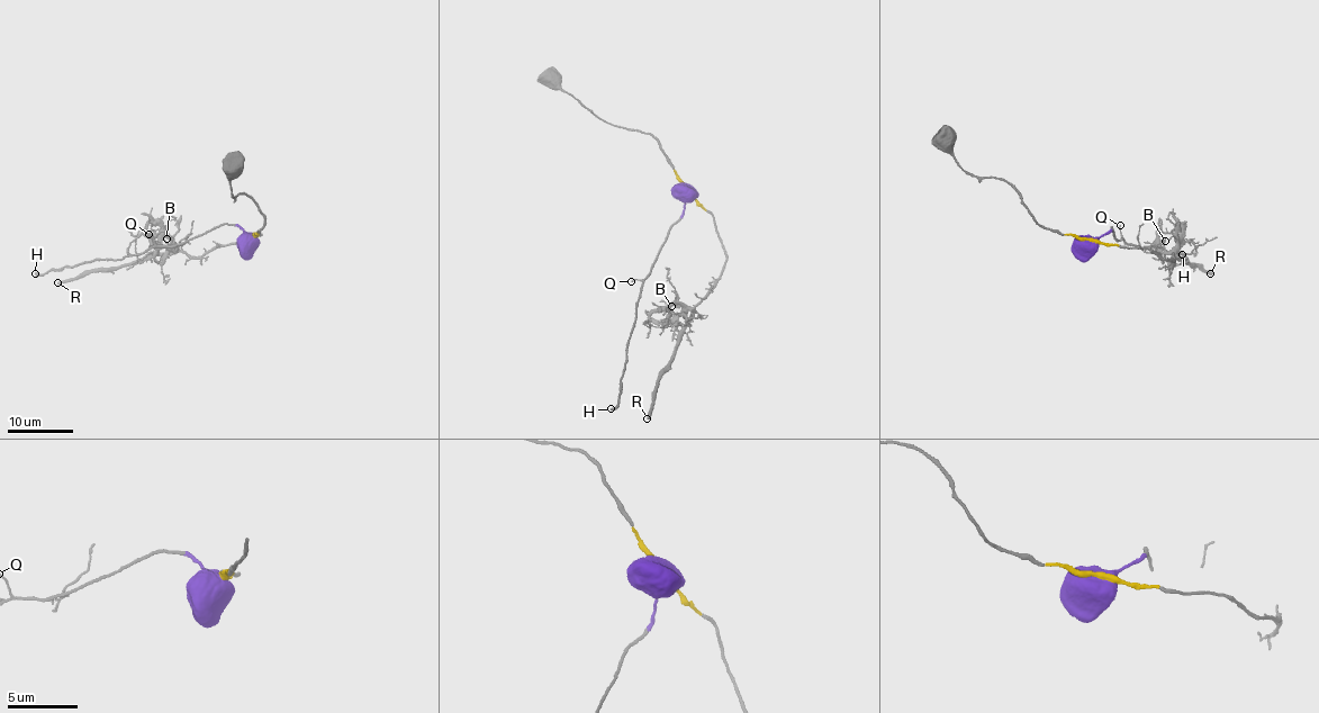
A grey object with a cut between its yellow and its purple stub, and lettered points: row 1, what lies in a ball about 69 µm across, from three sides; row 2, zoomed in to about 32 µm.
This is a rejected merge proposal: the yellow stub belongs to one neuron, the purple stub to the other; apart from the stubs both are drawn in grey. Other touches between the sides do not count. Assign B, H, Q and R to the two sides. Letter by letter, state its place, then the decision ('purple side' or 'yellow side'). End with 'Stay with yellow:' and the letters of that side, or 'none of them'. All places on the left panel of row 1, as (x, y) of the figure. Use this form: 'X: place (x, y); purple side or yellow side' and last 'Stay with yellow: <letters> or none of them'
B: place (166, 238); yellow side
H: place (35, 273); purple side
Q: place (148, 234); purple side
R: place (57, 282); yellow side
Stay with yellow: B, R

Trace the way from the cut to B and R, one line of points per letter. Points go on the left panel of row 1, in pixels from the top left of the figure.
B: (252, 236), (261, 235), (252, 233), (245, 241), (231, 242), (198, 256), (173, 249), (174, 243), (166, 238)
R: (252, 236), (261, 235), (252, 233), (245, 241), (231, 242), (198, 256), (183, 251), (152, 252), (57, 283)

